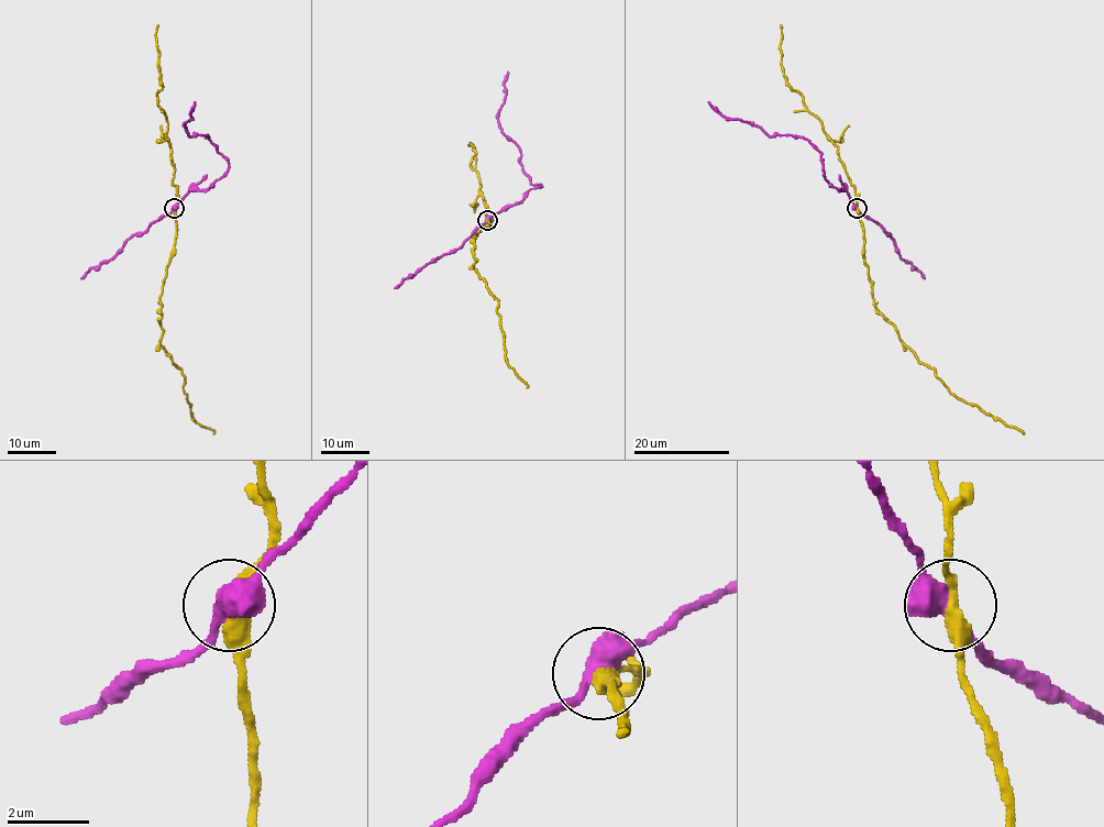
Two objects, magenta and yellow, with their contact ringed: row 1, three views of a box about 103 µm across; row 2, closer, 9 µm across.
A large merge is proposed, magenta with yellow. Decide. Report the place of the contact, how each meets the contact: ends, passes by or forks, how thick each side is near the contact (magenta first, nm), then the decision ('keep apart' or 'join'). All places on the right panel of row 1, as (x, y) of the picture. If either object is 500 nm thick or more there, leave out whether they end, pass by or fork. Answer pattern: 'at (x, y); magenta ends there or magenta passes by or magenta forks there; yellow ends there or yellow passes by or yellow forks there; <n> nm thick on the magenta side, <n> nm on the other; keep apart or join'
at (857, 208); magenta passes by; yellow passes by; 480 nm thick on the magenta side, 360 nm on the other; keep apart

